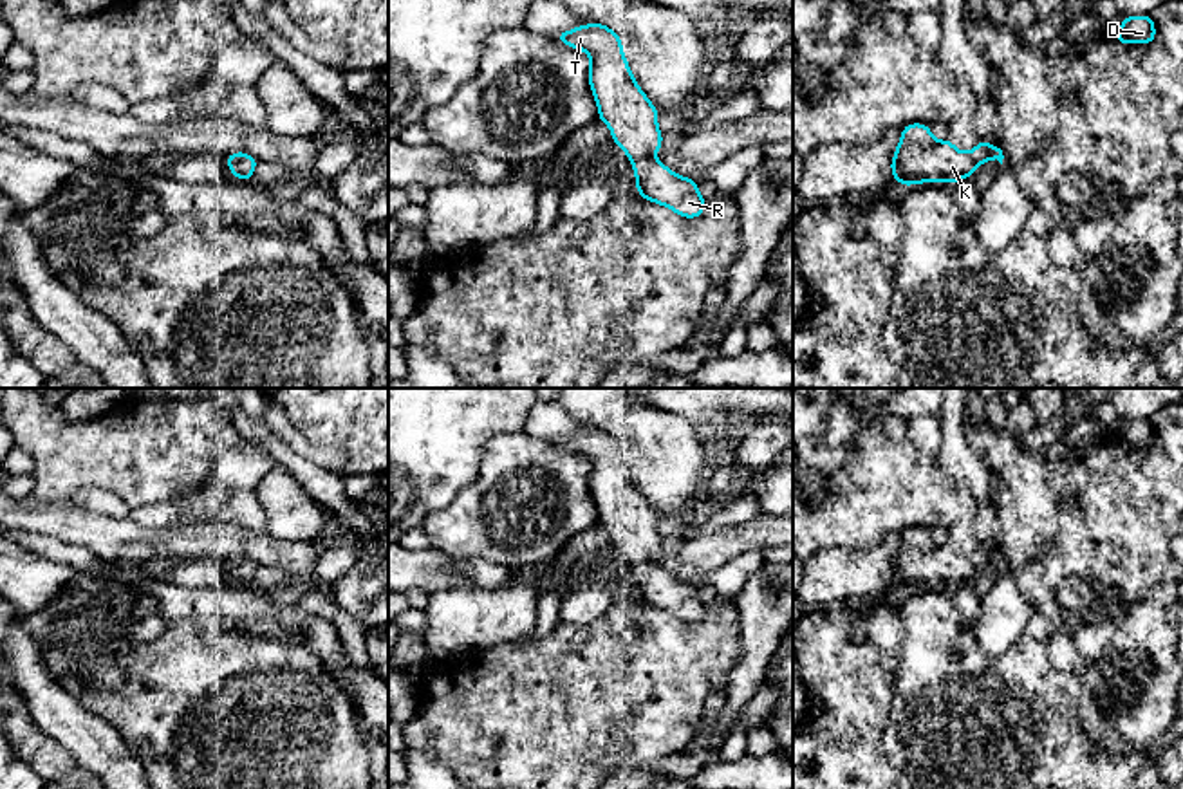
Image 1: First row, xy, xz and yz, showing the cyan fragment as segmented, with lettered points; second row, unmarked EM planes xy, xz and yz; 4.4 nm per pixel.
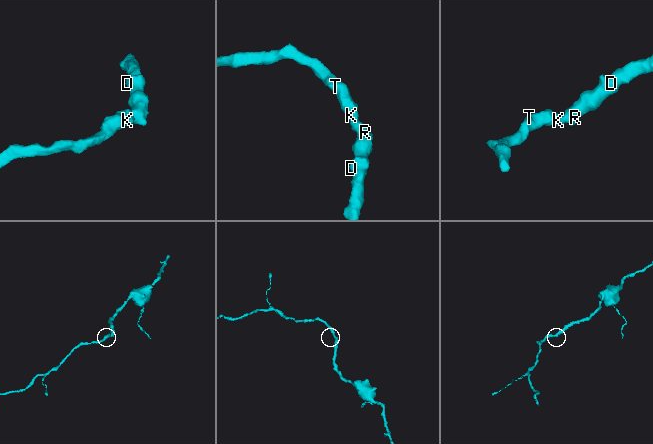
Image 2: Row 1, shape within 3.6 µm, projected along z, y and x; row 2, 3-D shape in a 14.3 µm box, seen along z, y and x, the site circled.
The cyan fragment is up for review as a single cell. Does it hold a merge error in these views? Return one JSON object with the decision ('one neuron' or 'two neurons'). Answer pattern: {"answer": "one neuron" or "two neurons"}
{"answer": "one neuron"}

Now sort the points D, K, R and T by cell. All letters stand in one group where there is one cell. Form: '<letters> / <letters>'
D K R T

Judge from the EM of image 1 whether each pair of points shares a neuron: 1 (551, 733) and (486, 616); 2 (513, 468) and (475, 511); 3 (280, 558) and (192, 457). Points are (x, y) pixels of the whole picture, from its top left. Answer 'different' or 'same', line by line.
1: different
2: same
3: different

